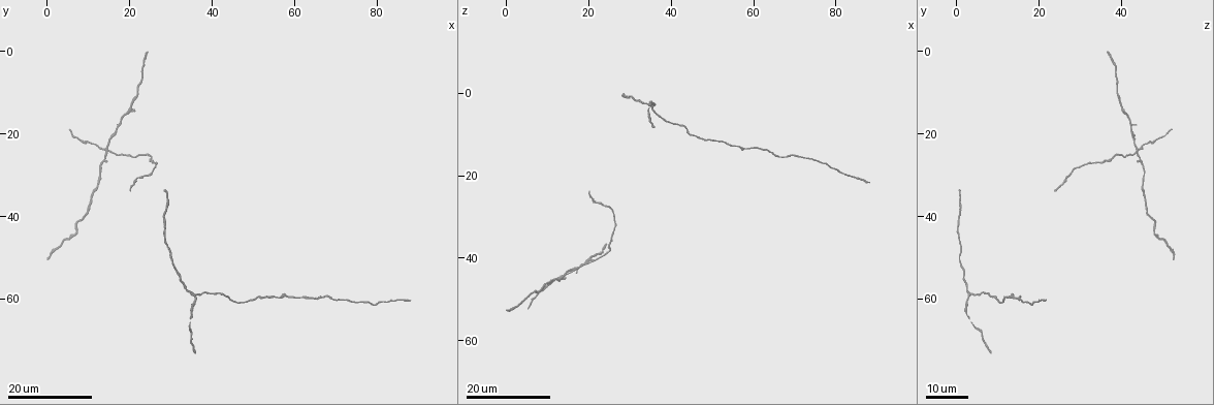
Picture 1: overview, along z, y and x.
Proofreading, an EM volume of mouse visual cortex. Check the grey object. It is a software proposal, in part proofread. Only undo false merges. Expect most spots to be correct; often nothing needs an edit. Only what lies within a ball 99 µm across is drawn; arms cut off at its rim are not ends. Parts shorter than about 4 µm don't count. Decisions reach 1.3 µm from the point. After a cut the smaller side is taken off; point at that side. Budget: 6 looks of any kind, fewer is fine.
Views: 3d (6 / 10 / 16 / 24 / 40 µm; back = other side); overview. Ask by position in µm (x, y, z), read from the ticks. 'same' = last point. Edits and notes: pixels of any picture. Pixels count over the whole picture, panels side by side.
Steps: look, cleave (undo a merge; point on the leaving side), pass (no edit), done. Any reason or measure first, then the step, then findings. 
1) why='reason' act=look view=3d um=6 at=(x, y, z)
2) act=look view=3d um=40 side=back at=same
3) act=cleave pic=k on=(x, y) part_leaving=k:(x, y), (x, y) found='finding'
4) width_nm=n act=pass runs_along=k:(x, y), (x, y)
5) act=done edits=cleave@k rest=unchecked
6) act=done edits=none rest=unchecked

why='two arms at a narrow angle' act=look view=3d um=24 at=(58.5, 59.5, 13.5)

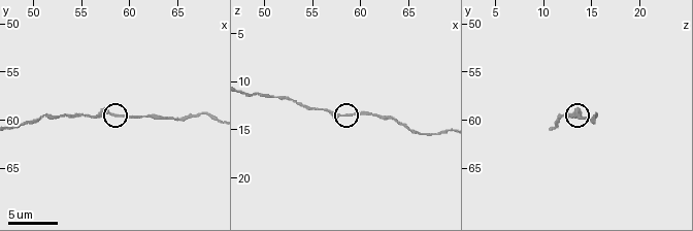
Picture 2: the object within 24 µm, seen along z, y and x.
act=look view=3d um=10 at=(58.2, 59.4, 13.4)

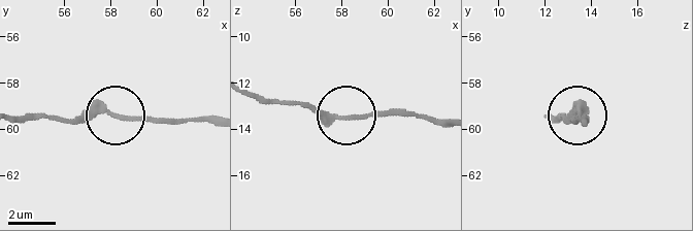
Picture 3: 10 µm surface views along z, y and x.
arms=3 act=pass runs_along=3:(19, 118), (200, 118) found='continuous, no second cell'

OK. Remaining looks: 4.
why='four or more arms meet' act=look view=3d um=24 at=(14.0, 24.0, 44.0)

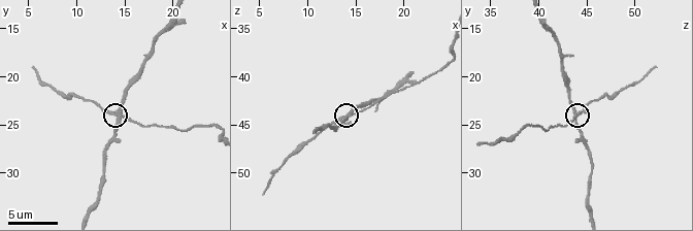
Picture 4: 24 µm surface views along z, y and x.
act=look view=3d um=10 at=(14.2, 24.0, 43.8)

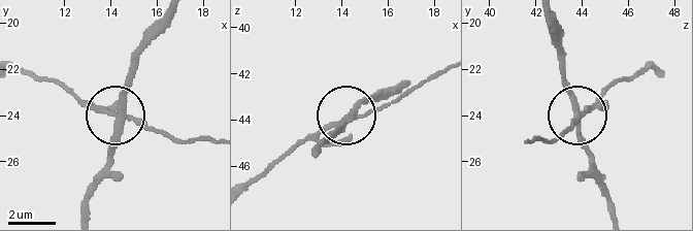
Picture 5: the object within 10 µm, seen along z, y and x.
arms=4 act=cleave pic=5 on=(87, 106) part_leaving=5:(120, 113), (189, 143), (212, 141) found='two cells meet here'

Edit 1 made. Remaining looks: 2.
why='arms part here' act=look view=3d um=10 at=(19.8, 14.2, 40.4)

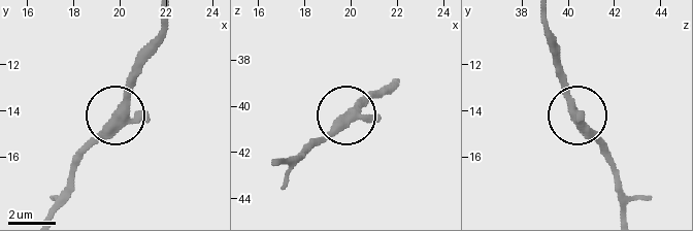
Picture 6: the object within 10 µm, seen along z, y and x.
act=pass found='all the same cell'

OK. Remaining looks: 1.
act=done edits=cleave@5 rest=unchecked

